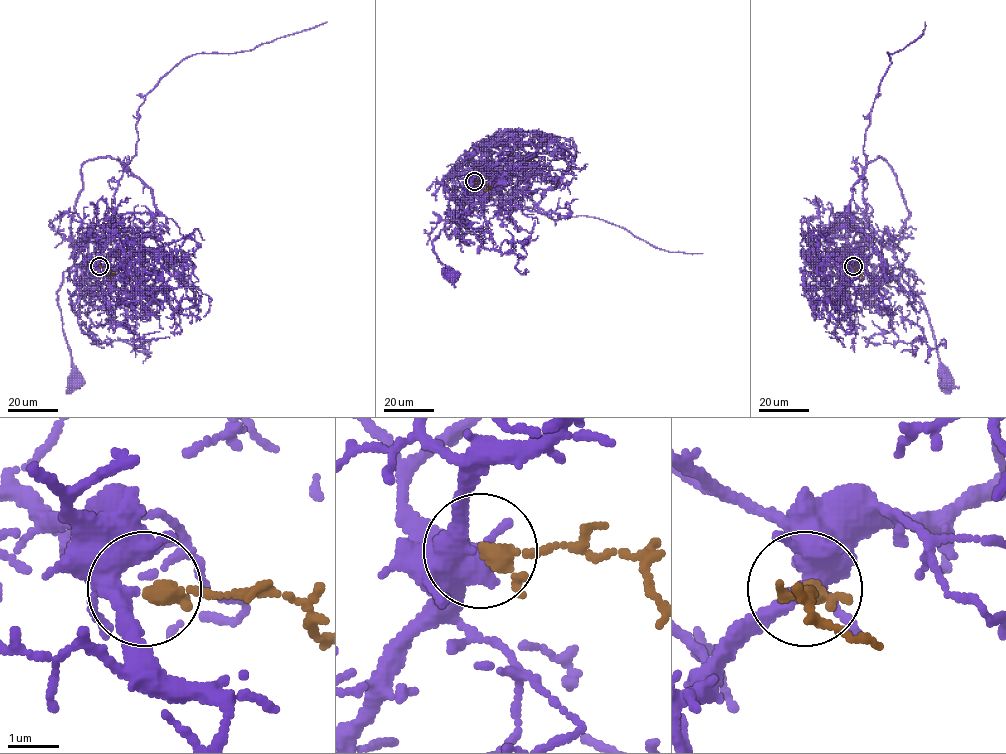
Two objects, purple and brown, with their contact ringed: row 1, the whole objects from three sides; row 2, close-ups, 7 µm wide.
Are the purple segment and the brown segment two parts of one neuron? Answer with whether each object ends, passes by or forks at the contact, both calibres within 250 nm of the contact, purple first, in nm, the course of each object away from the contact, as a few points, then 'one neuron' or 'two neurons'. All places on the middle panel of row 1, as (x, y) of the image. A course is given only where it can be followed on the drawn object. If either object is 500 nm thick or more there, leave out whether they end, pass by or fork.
purple forks | brown passes by | 280/240 nm | purple via (474, 181), (461, 207), (466, 211), (461, 210), (449, 227), (445, 227), (432, 243), (438, 260), (454, 276) | brown via (474, 181), (490, 187), (485, 191) | one neuron

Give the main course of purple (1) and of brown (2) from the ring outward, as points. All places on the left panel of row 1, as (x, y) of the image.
1: (98, 266), (92, 261), (86, 265), (90, 260), (84, 246), (64, 272), (57, 292), (62, 330), (78, 382)
2: (98, 266), (114, 271), (110, 278)

